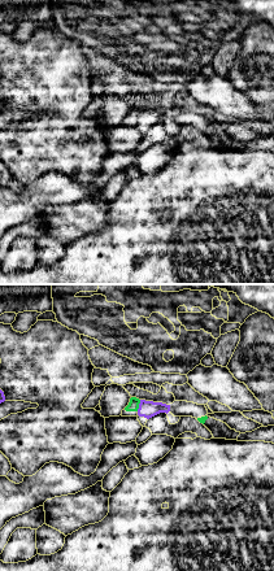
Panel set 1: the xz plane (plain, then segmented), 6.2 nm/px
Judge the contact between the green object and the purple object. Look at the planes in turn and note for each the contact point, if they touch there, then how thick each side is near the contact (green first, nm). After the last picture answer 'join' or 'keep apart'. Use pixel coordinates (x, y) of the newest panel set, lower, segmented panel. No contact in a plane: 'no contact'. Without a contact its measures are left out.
(138, 405) | 70/110 nm

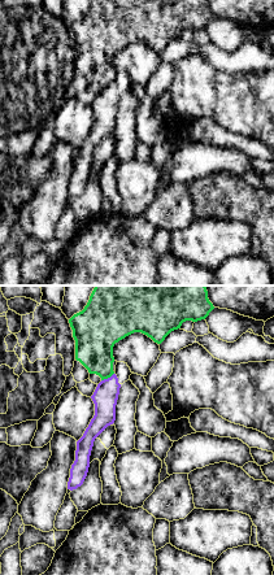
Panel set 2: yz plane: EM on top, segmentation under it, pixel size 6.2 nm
(107, 378) | 240/150 nm

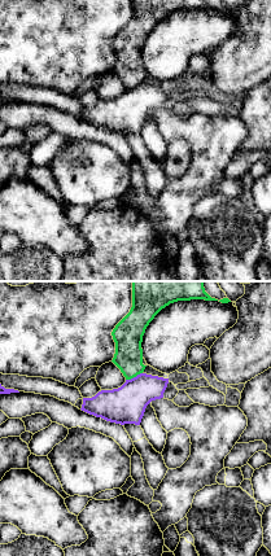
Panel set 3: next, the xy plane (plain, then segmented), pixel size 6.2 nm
(134, 376) | 180/240 nm

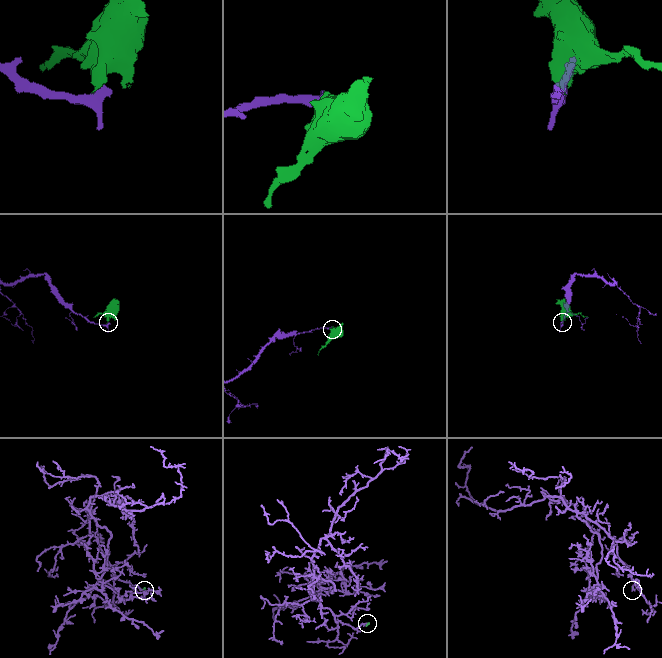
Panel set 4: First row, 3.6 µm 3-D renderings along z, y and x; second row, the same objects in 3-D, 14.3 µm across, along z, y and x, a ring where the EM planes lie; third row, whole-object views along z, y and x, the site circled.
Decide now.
keep apart

